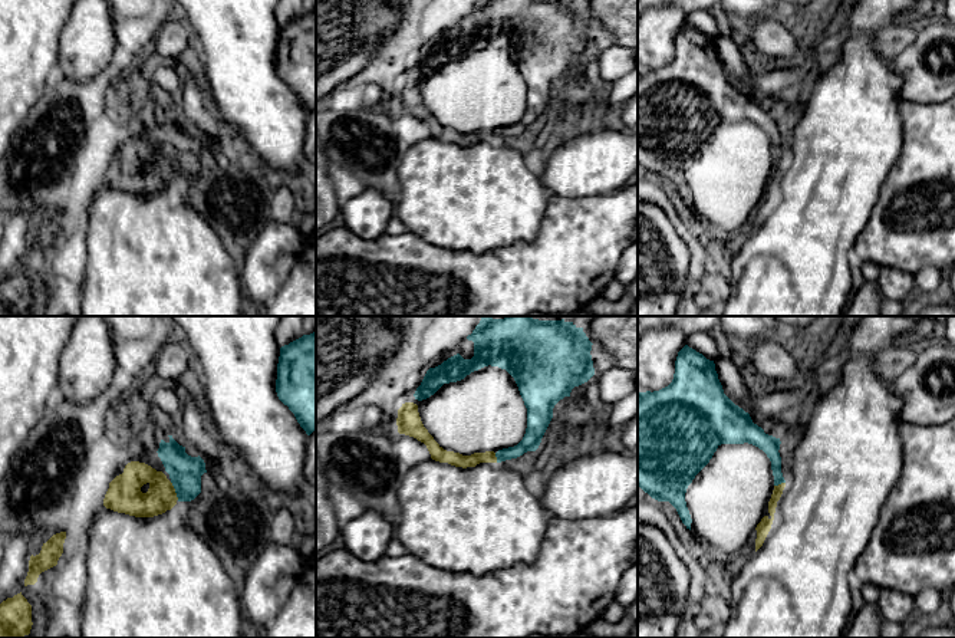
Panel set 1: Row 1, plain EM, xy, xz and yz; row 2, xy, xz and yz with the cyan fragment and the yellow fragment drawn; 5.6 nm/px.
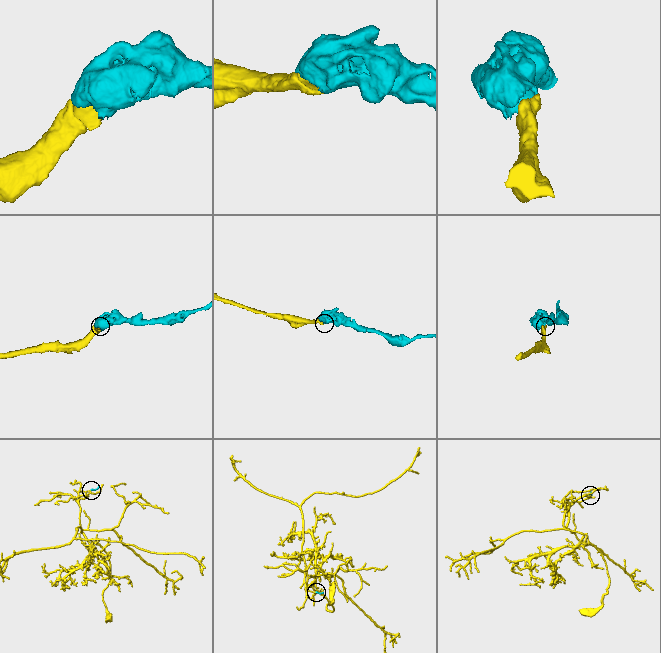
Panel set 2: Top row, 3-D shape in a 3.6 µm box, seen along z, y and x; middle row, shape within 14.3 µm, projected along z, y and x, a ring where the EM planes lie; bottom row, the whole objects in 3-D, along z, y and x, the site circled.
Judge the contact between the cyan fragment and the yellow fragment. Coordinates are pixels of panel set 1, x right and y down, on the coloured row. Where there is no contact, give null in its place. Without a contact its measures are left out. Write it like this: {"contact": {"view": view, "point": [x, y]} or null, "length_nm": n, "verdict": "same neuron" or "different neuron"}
{"contact": {"view": "xy", "point": [175, 490]}, "length_nm": 120, "verdict": "same neuron"}

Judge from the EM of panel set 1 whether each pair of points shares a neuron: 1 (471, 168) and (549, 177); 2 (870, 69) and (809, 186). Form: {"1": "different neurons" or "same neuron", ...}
{"1": "different neurons", "2": "same neuron"}

